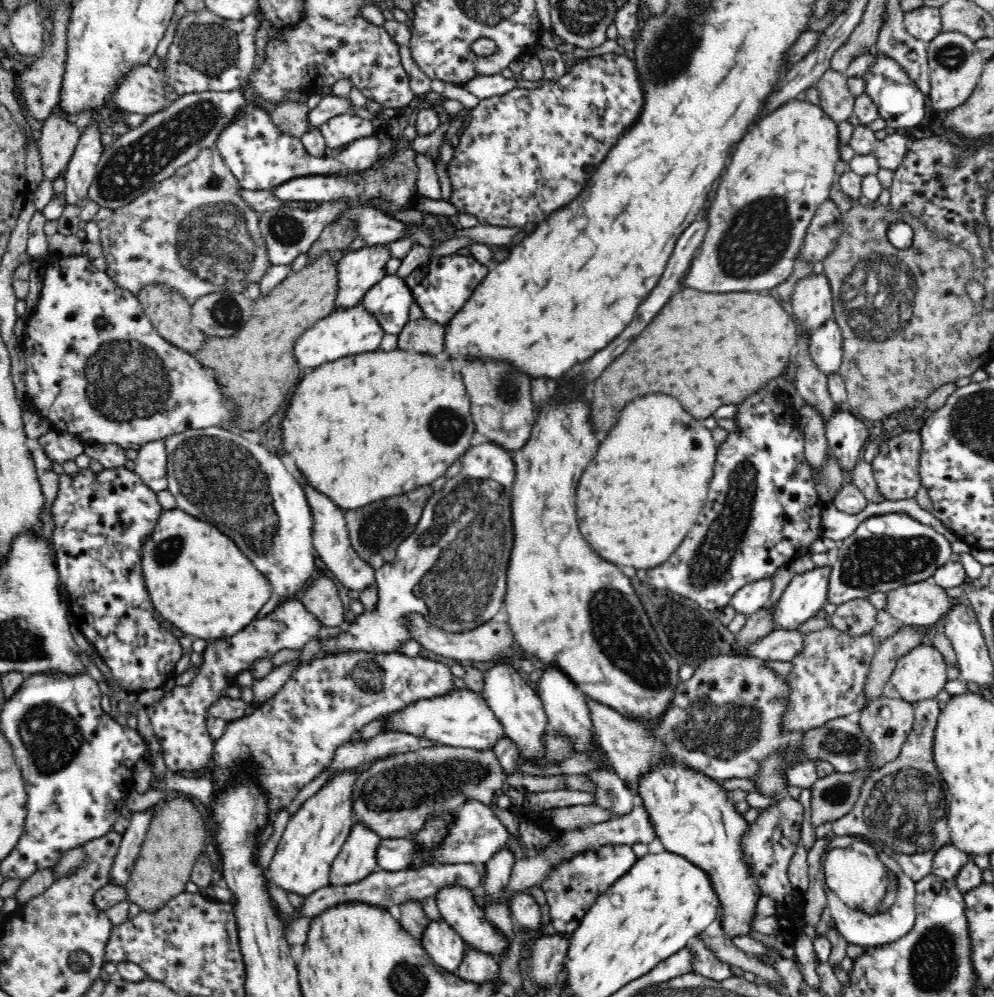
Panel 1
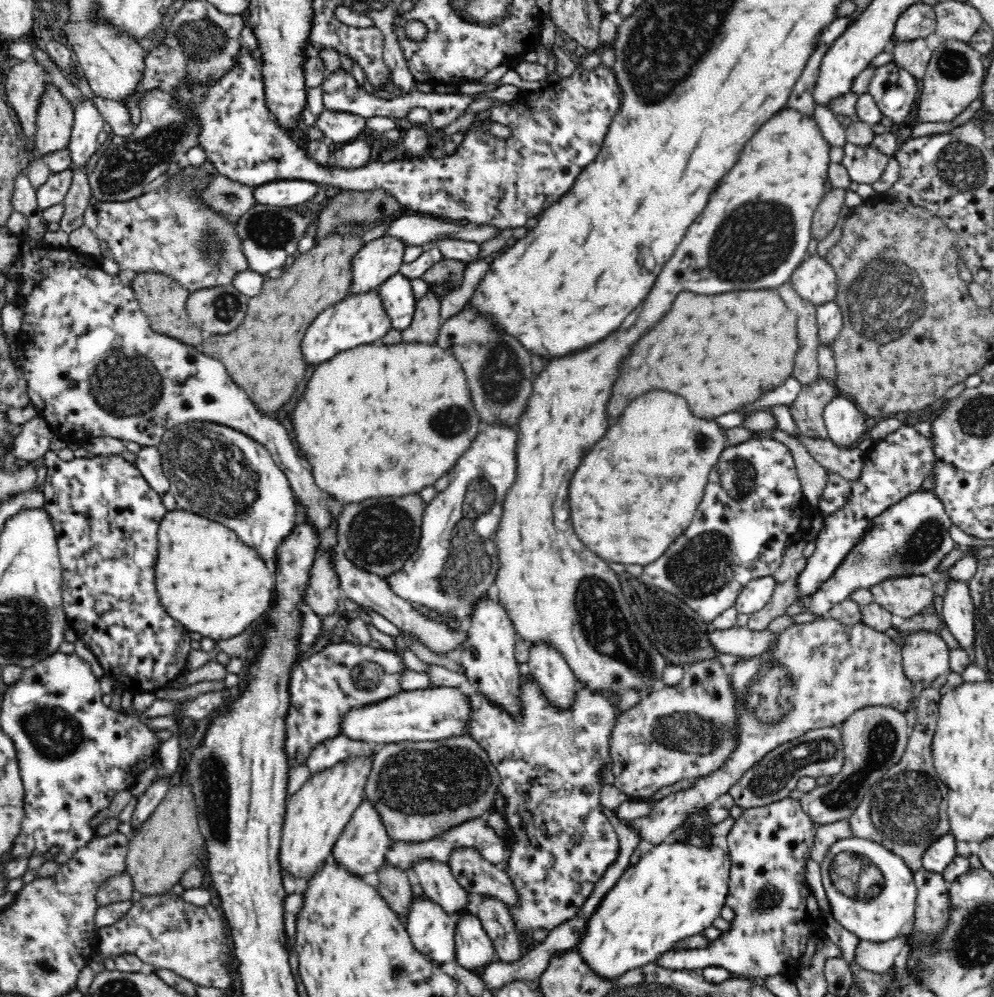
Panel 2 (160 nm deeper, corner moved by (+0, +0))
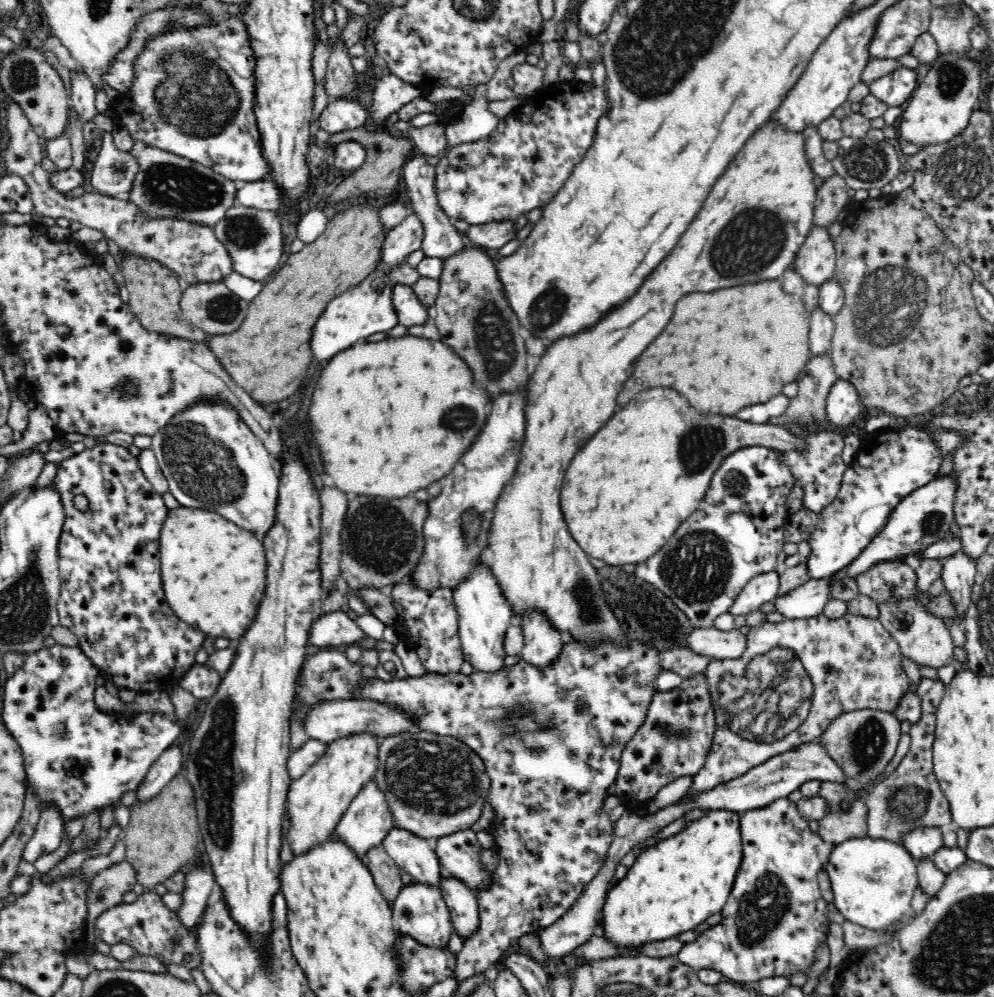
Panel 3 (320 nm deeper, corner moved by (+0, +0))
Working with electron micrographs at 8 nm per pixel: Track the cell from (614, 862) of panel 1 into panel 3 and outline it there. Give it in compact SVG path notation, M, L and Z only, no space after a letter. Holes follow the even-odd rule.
M624 636L618 642L609 638L602 638L591 644L591 640L577 640L566 638L562 644L562 652L556 660L546 667L530 664L524 660L518 661L513 666L505 666L495 672L475 671L469 676L462 672L428 673L412 678L408 676L402 680L384 681L377 677L363 676L361 686L353 689L354 700L368 700L377 704L384 704L404 713L410 713L415 720L416 730L430 732L438 736L456 738L468 745L482 759L486 767L486 775L490 777L490 789L487 802L494 813L490 827L493 830L495 842L494 850L498 855L498 866L490 873L490 882L484 888L476 888L478 901L478 926L475 932L463 943L457 955L457 965L453 976L458 980L466 980L476 972L488 970L492 964L500 961L500 956L505 954L512 940L517 940L524 934L535 933L549 927L561 919L582 896L588 883L601 871L609 854L611 840L614 838L614 822L609 819L608 813L603 810L607 791L615 783L621 763L621 754L626 743L636 735L638 728L646 722L648 707L652 698L658 692L656 682L658 676L664 671L659 650L649 642L636 640L632 636Z

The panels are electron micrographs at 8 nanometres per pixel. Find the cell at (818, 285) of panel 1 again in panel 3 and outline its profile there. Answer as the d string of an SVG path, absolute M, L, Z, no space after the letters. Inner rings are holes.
M816 224L806 235L792 268L798 271L808 284L819 287L835 276L837 253L834 238L826 227L818 227Z

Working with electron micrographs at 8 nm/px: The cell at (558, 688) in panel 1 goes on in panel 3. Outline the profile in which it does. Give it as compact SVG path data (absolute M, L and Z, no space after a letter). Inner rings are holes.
M528 608L524 612L514 613L513 617L518 619L524 637L520 651L522 660L532 665L546 667L558 658L565 638L541 610Z

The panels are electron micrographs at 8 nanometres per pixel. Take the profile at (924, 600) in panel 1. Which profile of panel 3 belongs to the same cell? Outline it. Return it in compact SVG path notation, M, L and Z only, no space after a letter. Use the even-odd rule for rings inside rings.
M880 560L876 564L870 564L868 570L858 572L854 578L860 593L873 598L877 602L898 602L902 598L919 597L916 590L916 574L914 565L902 562L902 560Z

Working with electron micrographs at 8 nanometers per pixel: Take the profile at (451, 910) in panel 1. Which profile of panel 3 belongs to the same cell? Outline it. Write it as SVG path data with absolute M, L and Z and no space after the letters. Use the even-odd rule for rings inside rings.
M394 826L384 837L381 846L413 880L438 887L443 876L443 868L428 842L432 840L426 840L409 830Z

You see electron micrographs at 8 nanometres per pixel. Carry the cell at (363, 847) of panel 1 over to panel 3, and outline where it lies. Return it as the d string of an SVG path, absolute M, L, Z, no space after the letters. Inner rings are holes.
M374 777L370 778L363 788L358 792L358 795L353 798L352 803L346 812L343 812L340 822L332 831L335 835L343 840L363 861L367 864L366 852L375 845L381 845L384 837L392 828L394 828L393 814L388 807L386 795L378 786Z

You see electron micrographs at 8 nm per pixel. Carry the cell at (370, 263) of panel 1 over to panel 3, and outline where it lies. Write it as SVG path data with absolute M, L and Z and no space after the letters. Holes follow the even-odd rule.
M412 212L398 226L387 231L378 269L389 273L391 268L396 268L400 262L407 260L407 256L412 252L421 250L424 236L425 230L420 217L416 212Z

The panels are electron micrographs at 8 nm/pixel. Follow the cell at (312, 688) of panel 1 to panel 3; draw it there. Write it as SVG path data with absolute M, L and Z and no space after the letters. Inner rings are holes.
M324 648L313 656L308 655L301 669L302 686L297 686L295 693L304 701L300 712L300 719L306 719L306 712L321 701L337 699L351 700L355 698L353 689L361 686L363 680L363 667L359 664L348 662L344 649Z

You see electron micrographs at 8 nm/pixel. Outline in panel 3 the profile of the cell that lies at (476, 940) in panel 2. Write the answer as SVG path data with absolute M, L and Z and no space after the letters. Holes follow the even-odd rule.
M444 870L438 887L449 908L454 930L466 941L478 926L478 901L475 892L461 880L447 875Z

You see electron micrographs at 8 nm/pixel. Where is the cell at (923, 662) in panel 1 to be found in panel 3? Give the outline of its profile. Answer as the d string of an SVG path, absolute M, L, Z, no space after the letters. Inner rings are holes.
M902 598L898 602L877 602L878 620L892 633L903 656L913 660L916 665L934 669L949 666L955 644L949 627L942 618L934 616L926 605L926 598Z

